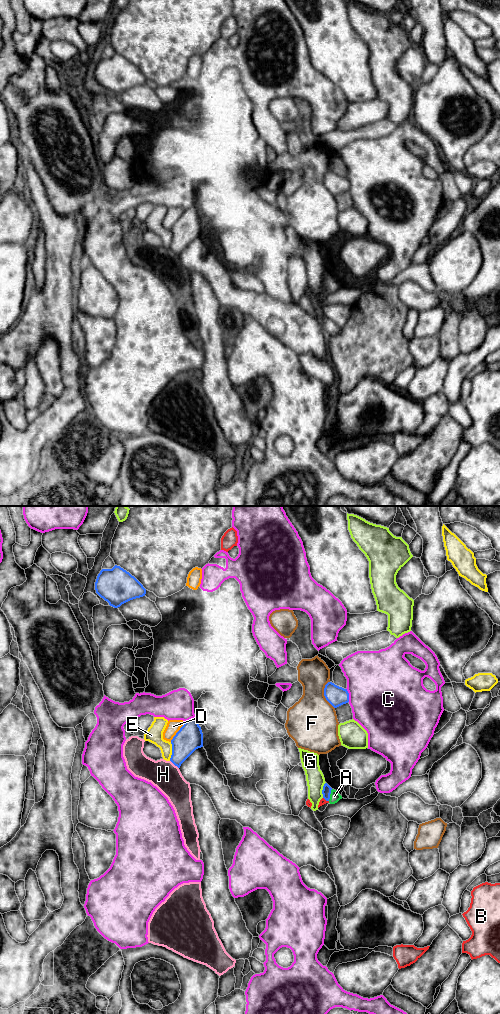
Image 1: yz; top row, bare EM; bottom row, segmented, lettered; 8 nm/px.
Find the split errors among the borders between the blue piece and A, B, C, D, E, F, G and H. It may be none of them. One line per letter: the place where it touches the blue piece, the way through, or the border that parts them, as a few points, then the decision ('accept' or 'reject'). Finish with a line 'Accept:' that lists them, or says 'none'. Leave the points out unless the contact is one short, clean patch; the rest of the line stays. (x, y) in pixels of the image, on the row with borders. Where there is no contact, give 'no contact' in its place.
A: contact yz (329, 795); way yz (326, 791), (329, 795), (334, 796); accept
B: contact yz (326, 800); reject
C: contact yz (348, 695); reject
D: contact yz (177, 732); reject
E: contact yz (172, 751); reject
F: contact yz (324, 695); reject
G: contact yz (322, 790); reject
H: contact yz (174, 764); border yz (170, 760), (178, 768); reject
Accept: A

